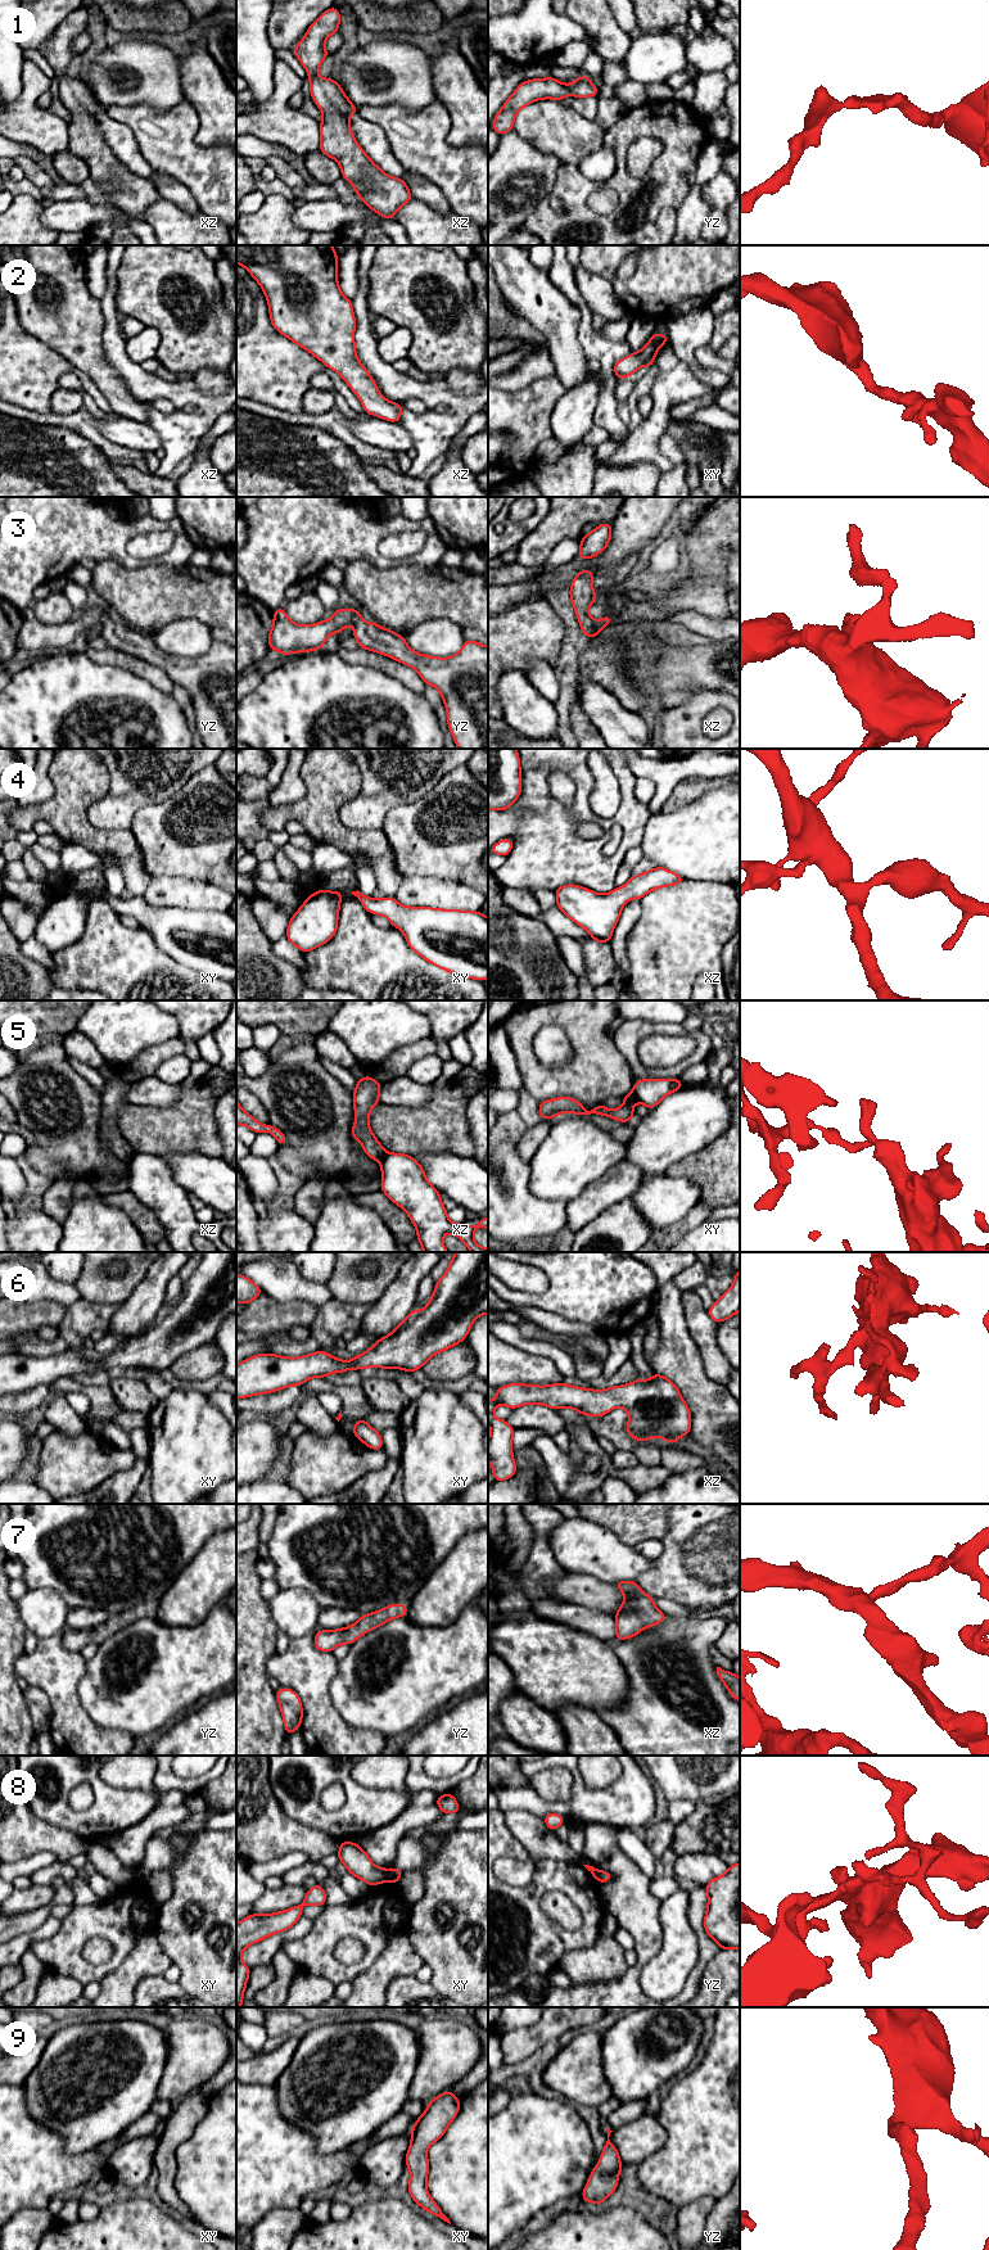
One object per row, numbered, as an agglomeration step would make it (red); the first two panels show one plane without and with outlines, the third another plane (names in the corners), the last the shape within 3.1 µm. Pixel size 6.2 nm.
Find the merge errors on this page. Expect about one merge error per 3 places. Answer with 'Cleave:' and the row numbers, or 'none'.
Cleave: 5, 8

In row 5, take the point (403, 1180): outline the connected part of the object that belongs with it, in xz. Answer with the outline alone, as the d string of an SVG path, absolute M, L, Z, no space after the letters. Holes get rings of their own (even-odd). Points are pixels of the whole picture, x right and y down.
M387 1152L380 1169L380 1190L407 1212L424 1252L448 1252L442 1239L446 1233L456 1235L471 1252L488 1252L473 1239L478 1228L488 1229L488 1217L480 1217L478 1225L453 1224L441 1193L426 1180L423 1166L412 1156Z

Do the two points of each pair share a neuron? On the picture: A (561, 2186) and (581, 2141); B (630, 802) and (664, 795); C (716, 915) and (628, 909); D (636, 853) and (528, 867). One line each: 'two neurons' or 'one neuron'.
A: one neuron
B: two neurons
C: two neurons
D: two neurons

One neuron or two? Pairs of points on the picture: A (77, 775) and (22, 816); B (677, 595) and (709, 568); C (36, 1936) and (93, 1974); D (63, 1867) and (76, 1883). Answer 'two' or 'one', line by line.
A: one
B: two
C: two
D: two

